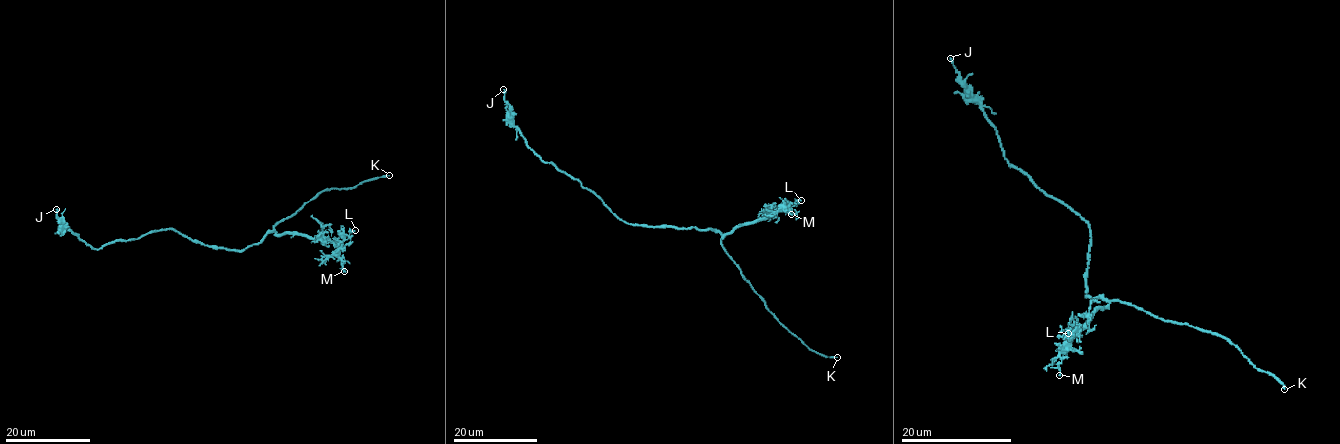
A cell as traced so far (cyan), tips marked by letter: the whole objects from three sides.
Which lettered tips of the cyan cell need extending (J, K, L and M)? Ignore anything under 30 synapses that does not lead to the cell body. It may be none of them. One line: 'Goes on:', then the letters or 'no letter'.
Goes on: K

